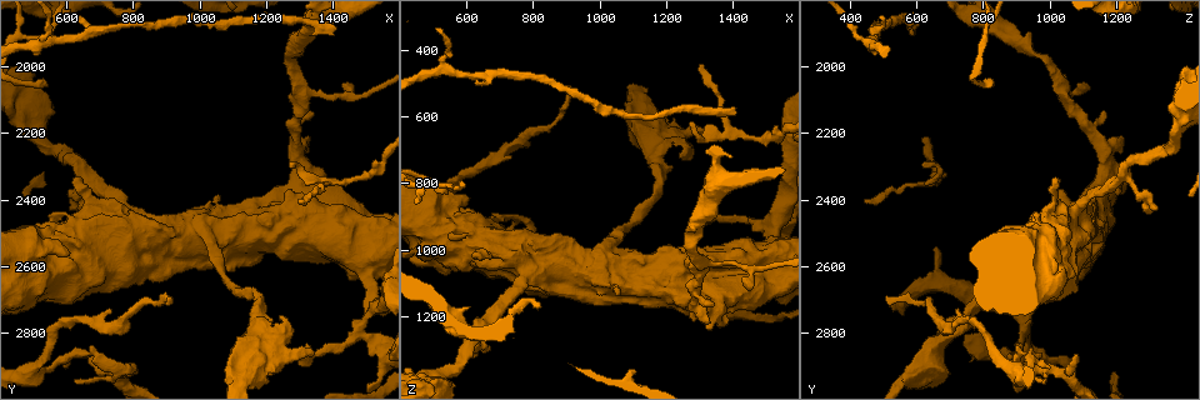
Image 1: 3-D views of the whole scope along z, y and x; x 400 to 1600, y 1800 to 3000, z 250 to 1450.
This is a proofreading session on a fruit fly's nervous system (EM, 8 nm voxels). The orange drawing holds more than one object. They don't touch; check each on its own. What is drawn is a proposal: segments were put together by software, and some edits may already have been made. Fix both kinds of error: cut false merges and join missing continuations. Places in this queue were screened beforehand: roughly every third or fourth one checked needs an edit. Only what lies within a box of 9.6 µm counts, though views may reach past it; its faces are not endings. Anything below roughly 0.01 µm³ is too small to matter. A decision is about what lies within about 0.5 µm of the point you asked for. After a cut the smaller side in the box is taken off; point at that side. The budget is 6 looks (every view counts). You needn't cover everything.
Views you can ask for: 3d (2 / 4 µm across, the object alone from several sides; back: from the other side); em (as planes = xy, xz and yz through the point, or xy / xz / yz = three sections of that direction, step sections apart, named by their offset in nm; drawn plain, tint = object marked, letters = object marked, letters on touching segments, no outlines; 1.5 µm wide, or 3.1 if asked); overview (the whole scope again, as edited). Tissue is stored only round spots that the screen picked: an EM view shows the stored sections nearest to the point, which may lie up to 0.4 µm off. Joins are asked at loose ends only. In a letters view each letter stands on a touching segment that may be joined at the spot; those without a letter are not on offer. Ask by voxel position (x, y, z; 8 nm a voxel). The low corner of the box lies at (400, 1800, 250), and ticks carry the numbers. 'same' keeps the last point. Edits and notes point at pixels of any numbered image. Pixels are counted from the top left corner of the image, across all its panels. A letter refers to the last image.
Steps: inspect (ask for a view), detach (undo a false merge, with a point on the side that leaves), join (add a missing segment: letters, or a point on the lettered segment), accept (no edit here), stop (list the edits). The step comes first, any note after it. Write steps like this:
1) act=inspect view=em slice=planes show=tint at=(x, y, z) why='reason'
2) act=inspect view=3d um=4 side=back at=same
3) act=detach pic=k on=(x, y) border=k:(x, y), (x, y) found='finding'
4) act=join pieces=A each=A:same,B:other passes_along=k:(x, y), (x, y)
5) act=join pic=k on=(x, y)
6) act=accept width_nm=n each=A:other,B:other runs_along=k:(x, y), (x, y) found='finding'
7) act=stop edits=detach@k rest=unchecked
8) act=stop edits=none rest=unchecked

act=inspect view=em slice=planes show=letters at=(770, 2430, 1090) why='thick turns thin'

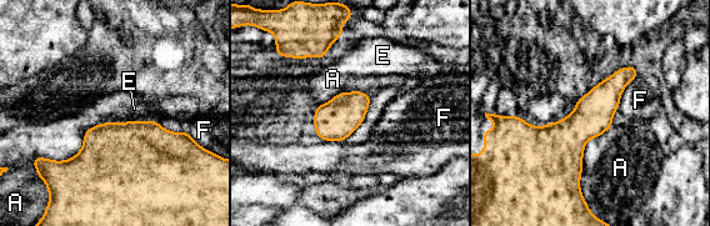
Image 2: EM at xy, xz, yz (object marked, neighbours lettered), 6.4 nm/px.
act=accept each=A:other,E:other,F:other border=2:(613, 125), (583, 155), (601, 221) found='all the same cell'

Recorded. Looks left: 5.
act=inspect view=em slice=planes show=letters at=(530, 1930, 460) why='branch point'

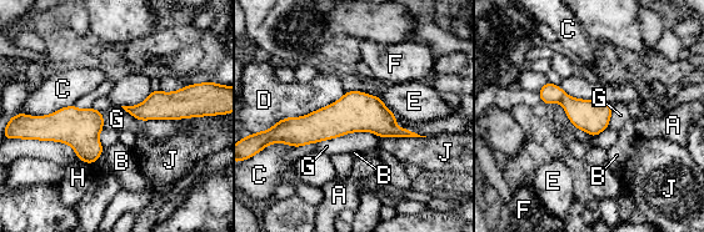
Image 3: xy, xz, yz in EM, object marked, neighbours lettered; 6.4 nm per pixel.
act=accept width_nm=60 each=A:other,B:other,C:other,D:other,E:other,F:other,G:other,H:other,J:other border=3:(121, 106), (140, 120), (194, 117) found='continuous, no second cell'

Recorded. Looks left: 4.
act=inspect view=em slice=yz step=8 show=tint at=(1120, 2940, 570) why='abrupt turn'

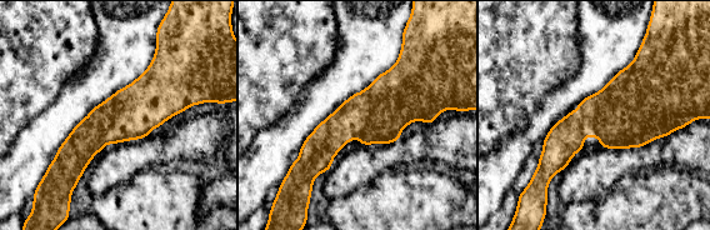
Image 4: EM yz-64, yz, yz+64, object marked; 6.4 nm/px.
act=inspect view=em slice=planes show=letters at=same why='another direction'

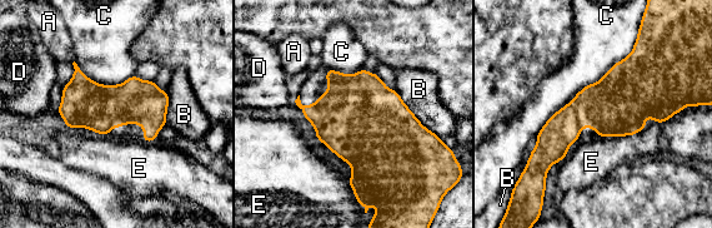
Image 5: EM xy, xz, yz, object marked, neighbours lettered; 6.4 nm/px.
act=accept longest_contact=C:900nm each=A:other,B:other,C:other,D:other,E:other border=5:(638, 35), (625, 58), (536, 134) found='one cell here'

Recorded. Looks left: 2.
act=stop edits=none rest=unchecked

